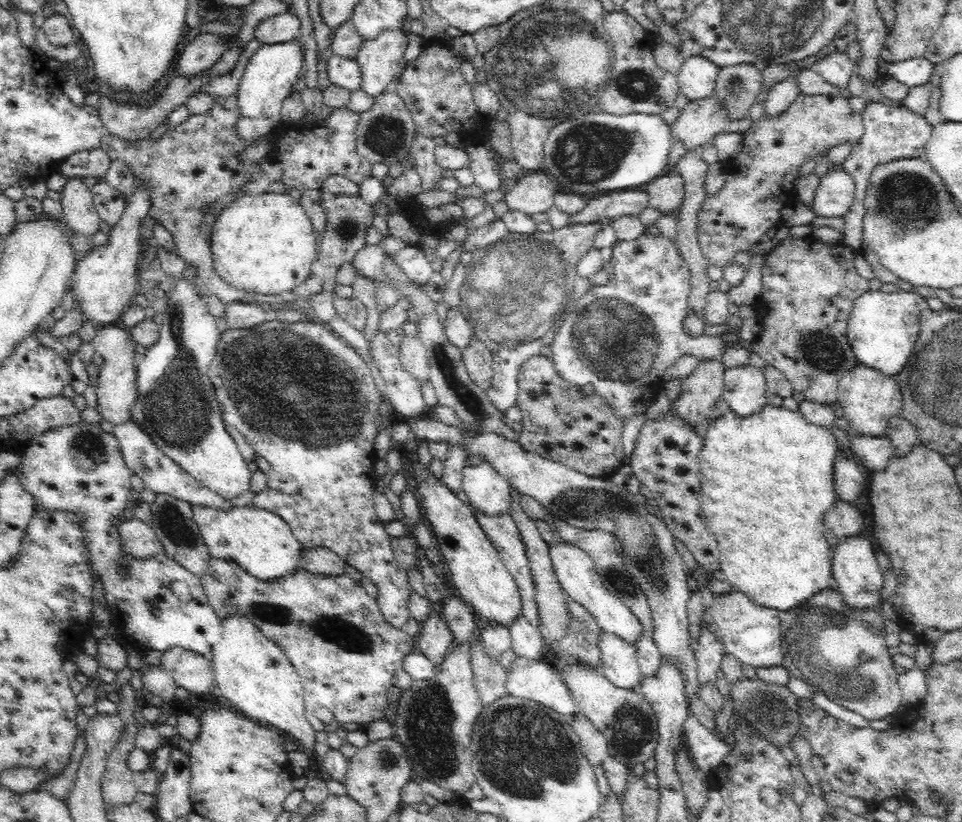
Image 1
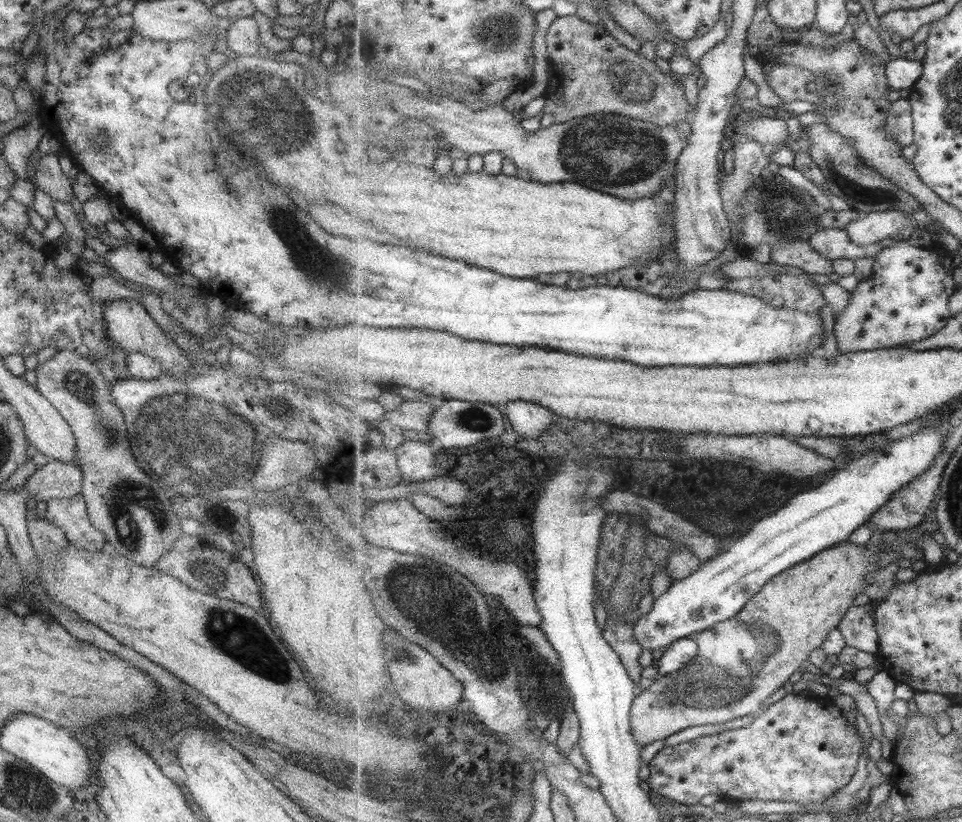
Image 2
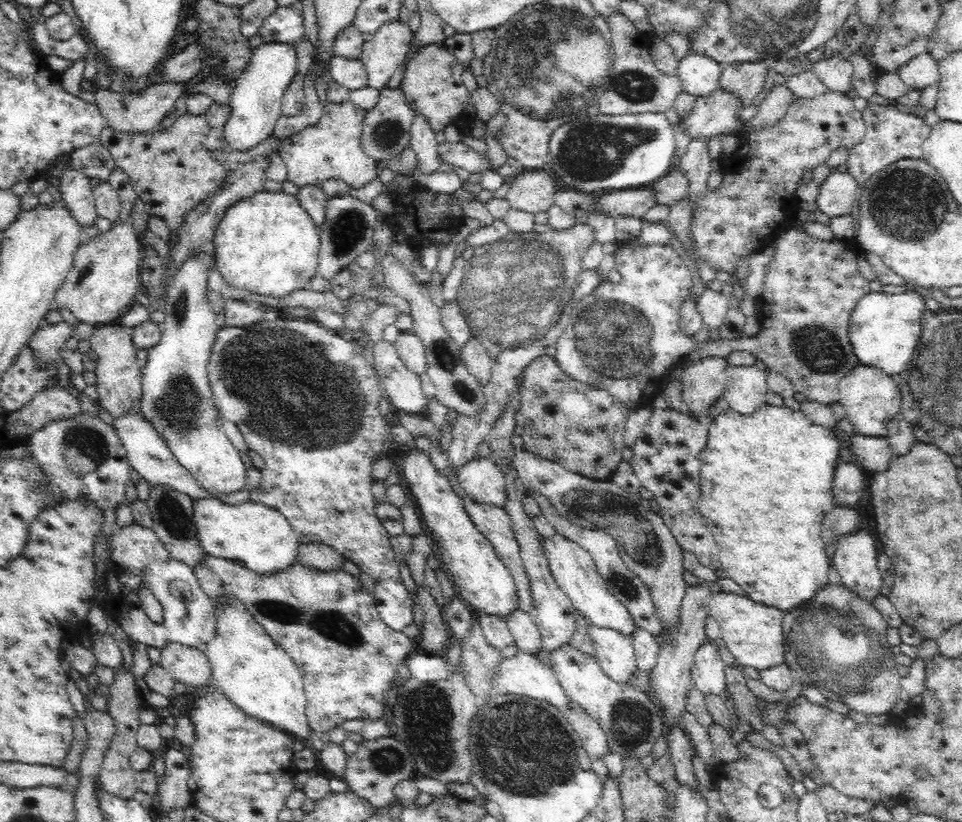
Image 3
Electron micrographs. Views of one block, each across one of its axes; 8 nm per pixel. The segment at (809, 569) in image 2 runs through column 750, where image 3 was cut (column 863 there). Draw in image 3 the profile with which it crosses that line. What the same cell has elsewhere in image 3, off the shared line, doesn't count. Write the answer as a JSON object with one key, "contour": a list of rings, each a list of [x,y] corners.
{"contour":[[[826,585],[821,588],[813,596],[811,600],[805,601],[798,607],[792,608],[790,611],[784,612],[782,621],[783,628],[783,649],[784,649],[784,664],[788,665],[791,669],[792,676],[804,680],[808,686],[817,688],[822,692],[825,698],[831,702],[840,702],[849,710],[856,710],[856,712],[864,716],[880,716],[880,714],[886,714],[890,712],[896,706],[900,694],[900,675],[896,671],[896,662],[893,659],[892,646],[886,640],[886,630],[889,628],[884,621],[884,618],[879,614],[878,610],[868,603],[868,601],[858,599],[858,596],[848,592],[842,585]]]}

